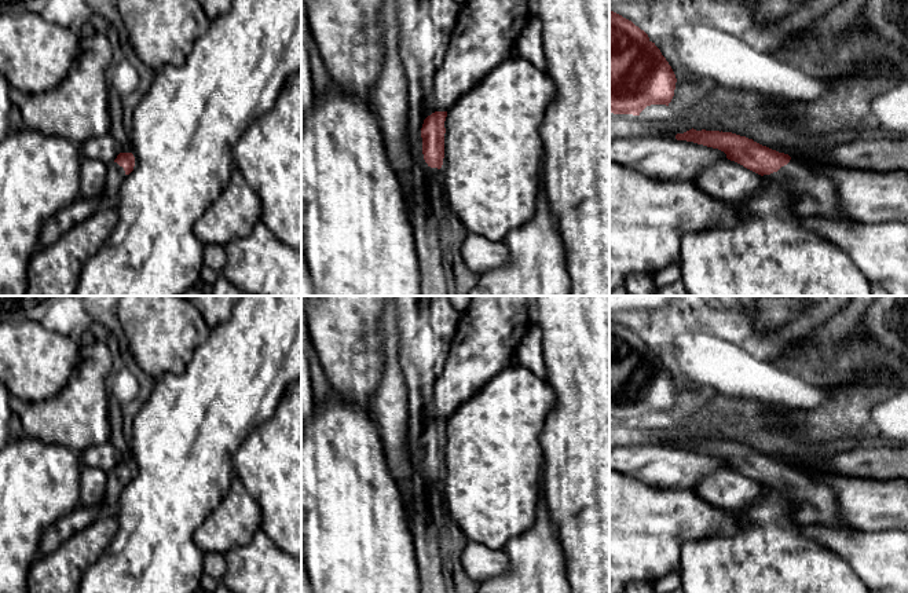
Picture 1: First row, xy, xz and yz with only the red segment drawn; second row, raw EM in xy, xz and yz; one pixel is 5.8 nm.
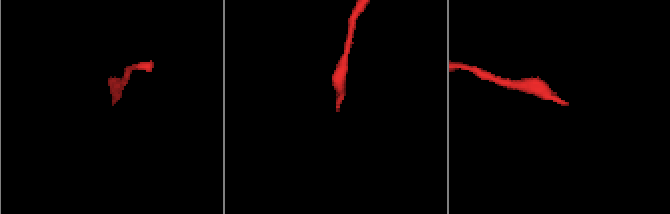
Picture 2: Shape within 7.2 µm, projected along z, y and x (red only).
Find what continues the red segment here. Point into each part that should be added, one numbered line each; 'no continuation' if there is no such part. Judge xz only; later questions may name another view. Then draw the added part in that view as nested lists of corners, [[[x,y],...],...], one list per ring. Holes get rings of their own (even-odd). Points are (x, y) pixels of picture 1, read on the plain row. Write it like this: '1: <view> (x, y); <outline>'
1: xz (434, 483); [[[420,446],[418,450],[418,458],[420,458],[420,473],[422,475],[425,484],[431,493],[432,498],[437,498],[439,497],[439,491],[440,491],[440,477],[437,476],[431,476],[425,468],[424,468],[424,462],[422,462],[422,446]]]

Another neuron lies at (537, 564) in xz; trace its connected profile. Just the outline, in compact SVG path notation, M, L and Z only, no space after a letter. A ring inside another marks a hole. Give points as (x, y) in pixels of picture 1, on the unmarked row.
M542 483L534 526L528 531L509 539L504 546L504 552L509 557L509 570L502 575L479 583L476 593L571 593L563 549L543 499Z

